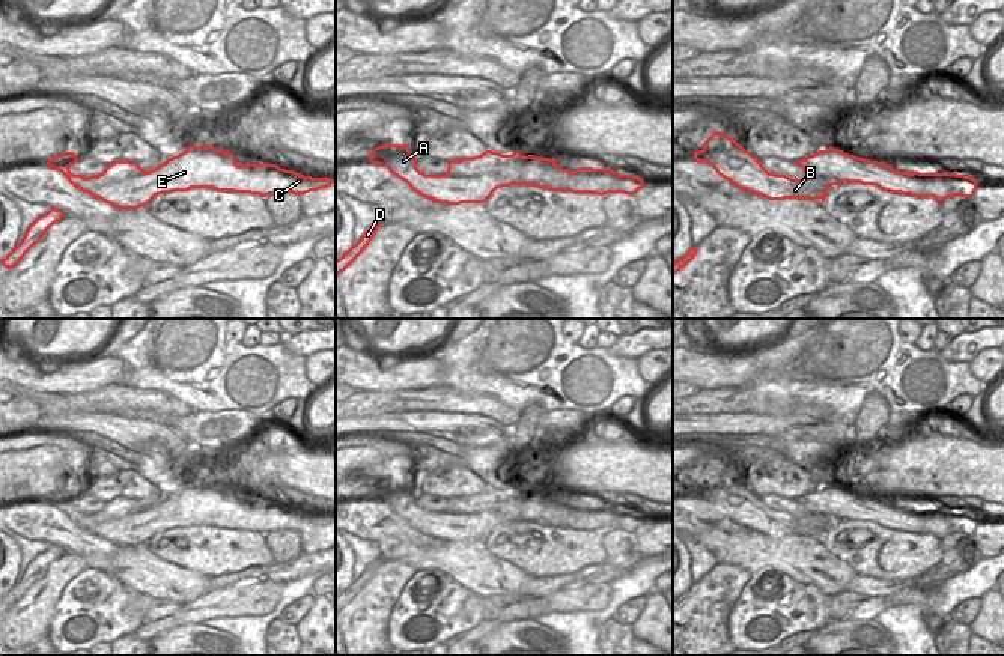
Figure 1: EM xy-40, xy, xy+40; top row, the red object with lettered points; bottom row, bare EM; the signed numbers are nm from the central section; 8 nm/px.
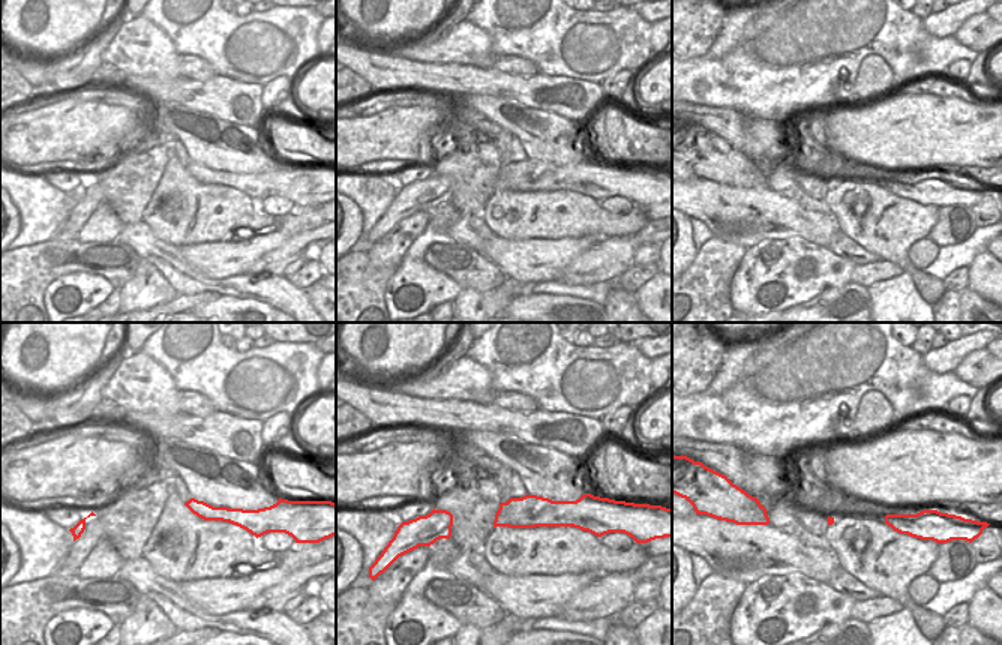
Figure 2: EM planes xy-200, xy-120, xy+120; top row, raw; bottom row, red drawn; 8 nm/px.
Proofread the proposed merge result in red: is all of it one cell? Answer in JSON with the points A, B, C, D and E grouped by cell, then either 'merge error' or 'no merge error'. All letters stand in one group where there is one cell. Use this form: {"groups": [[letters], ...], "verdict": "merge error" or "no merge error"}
{"groups": [["A", "B", "C", "E"], ["D"]], "verdict": "merge error"}

